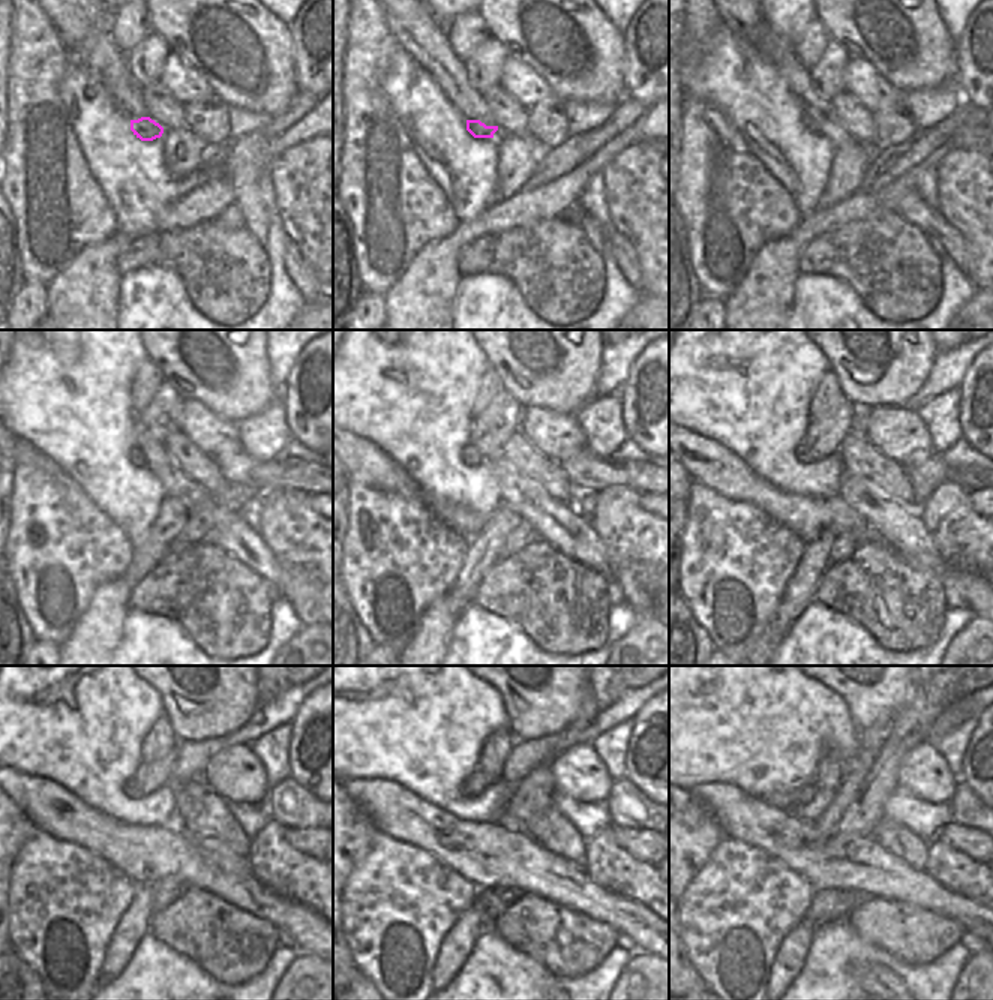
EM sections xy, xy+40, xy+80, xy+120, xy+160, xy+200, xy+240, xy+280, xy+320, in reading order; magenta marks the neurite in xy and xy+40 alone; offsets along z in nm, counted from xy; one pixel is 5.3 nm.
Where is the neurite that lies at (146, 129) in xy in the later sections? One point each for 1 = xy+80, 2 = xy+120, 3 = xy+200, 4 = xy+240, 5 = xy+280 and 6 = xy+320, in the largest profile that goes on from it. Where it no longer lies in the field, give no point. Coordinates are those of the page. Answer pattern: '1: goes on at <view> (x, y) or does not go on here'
1: goes on at xy+80 (807, 122)
2: goes on at xy+120 (135, 456)
3: goes on at xy+200 (803, 452)
4: goes on at xy+240 (131, 790)
5: goes on at xy+280 (464, 790)
6: goes on at xy+320 (791, 798)

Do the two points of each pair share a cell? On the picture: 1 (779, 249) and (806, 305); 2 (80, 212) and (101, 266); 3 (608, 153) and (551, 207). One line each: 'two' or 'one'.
1: two
2: two
3: one

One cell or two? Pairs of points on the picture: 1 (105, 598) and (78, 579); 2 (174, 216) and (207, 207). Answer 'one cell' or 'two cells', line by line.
1: two cells
2: one cell

